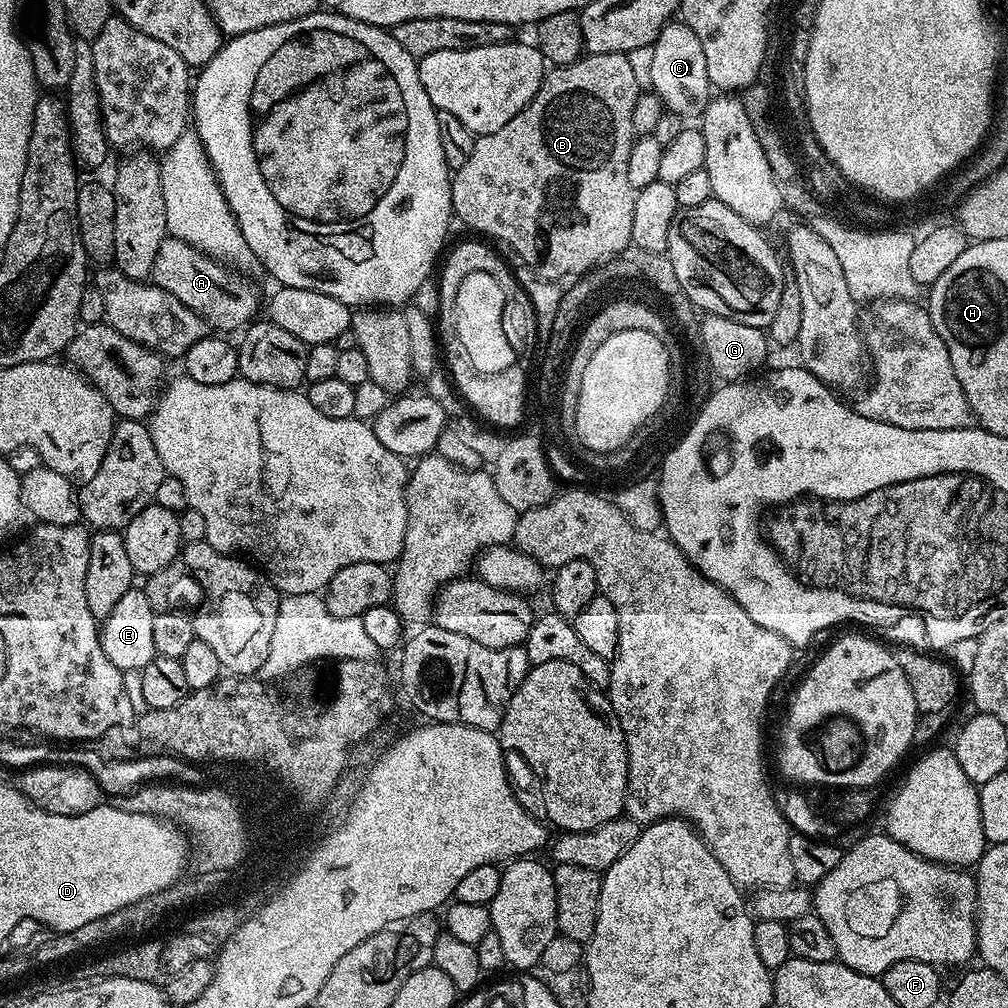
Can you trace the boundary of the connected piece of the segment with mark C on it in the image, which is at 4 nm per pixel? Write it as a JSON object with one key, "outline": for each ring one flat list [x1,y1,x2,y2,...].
{"outline":[[669,22,661,30,651,46,654,50,654,58,650,65,651,91,660,99,663,107,667,111,673,112,674,115,683,118,689,118,689,116,699,117,703,113,704,107,708,105,713,86,708,81,706,54,702,54,702,42,698,42,698,34,694,34,694,30,690,30,690,26,686,26,682,22]]}

